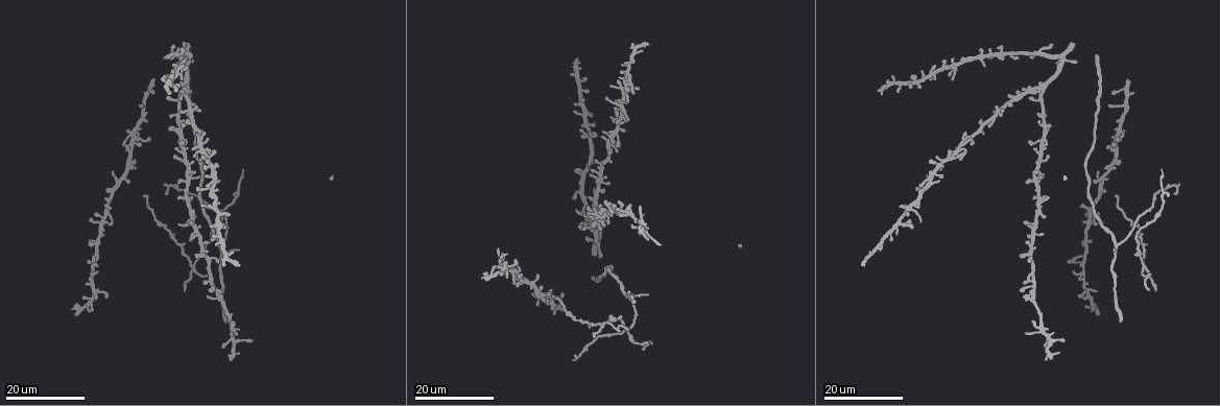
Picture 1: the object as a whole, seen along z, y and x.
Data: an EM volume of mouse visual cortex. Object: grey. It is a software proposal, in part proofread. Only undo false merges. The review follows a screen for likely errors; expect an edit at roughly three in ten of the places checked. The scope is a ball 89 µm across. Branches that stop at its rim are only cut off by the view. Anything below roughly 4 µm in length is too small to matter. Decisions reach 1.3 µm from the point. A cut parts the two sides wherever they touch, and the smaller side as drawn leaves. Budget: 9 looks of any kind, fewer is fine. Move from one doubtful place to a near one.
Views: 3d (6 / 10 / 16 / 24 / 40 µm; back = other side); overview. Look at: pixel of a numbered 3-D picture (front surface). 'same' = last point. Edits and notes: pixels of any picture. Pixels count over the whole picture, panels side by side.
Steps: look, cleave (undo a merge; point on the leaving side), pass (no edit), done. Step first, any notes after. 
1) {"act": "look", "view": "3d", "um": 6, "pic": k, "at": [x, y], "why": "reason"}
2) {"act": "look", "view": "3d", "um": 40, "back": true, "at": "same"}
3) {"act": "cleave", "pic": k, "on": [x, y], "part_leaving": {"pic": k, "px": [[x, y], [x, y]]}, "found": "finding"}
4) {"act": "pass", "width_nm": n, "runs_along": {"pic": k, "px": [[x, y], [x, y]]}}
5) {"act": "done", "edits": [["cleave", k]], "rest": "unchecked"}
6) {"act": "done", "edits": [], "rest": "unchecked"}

{"act": "look", "view": "3d", "um": 24, "pic": 1, "at": [1156, 214]}

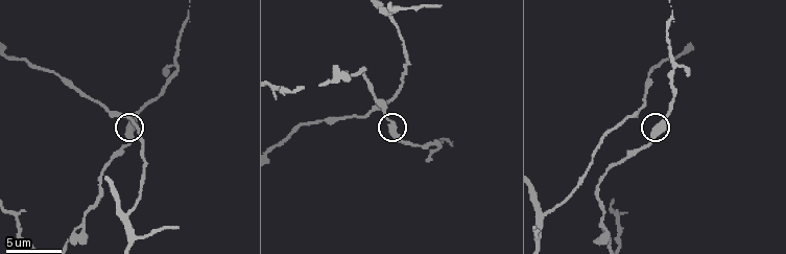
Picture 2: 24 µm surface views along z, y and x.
{"act": "look", "view": "3d", "um": 6, "pic": 2, "at": [655, 130]}

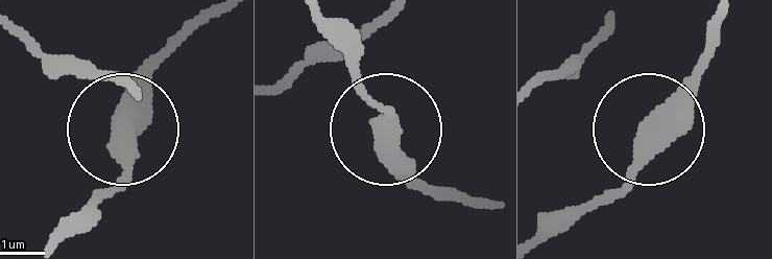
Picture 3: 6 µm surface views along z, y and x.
{"act": "pass", "found": "all the same neuron"}

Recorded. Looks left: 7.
{"act": "look", "view": "3d", "um": 10, "pic": 2, "at": [125, 218]}

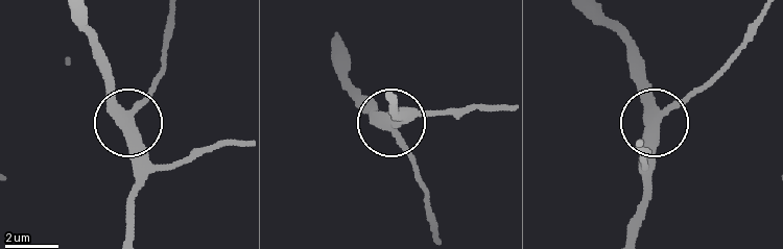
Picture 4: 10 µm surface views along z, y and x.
{"act": "pass", "arms": 3, "runs_along": {"pic": 4, "px": [[71, 11], [96, 46], [125, 126], [139, 191]]}, "found": "all the same neuron"}

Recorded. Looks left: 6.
{"act": "look", "view": "3d", "um": 24, "pic": 1, "at": [189, 265]}

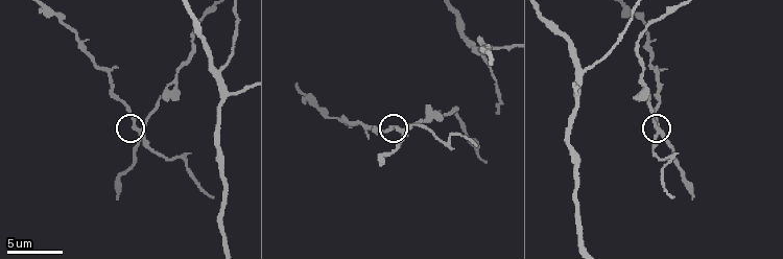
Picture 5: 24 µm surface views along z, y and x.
{"act": "look", "view": "3d", "um": 10, "pic": 5, "at": [137, 130], "why": "zoom in"}

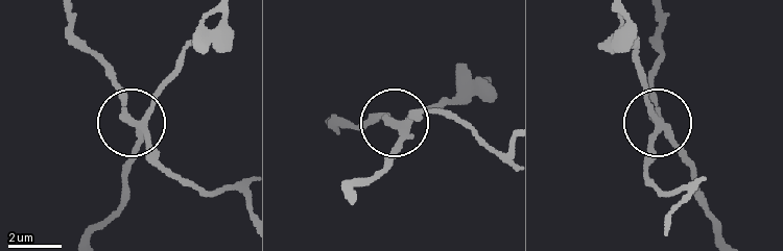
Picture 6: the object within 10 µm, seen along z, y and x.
{"act": "cleave", "pic": 6, "on": [156, 158], "side_arm_um": 8, "part_leaving": {"pic": 6, "px": [[658, 121], [650, 82], [658, 8]]}, "found": "two neurons meet here"}

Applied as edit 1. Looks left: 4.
{"act": "look", "view": "overview", "why": "redraw"}

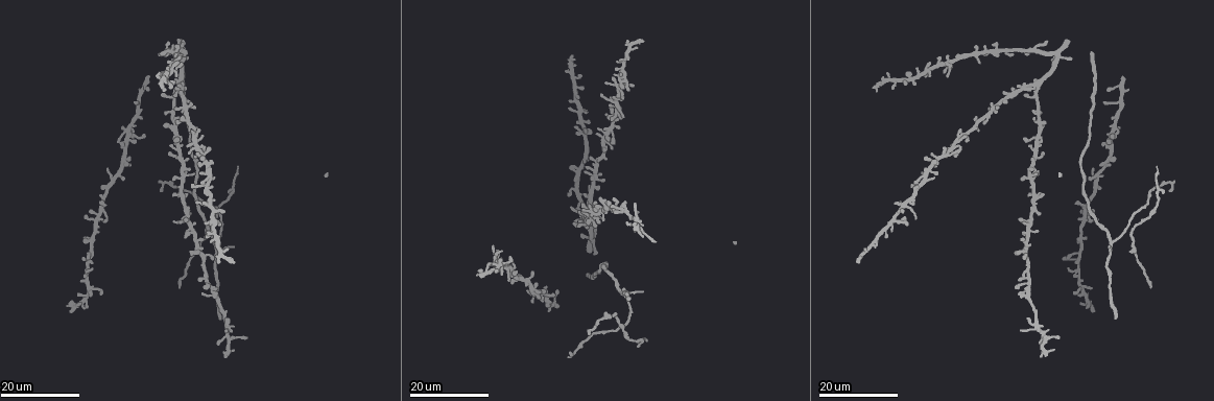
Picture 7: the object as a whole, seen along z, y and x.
{"act": "look", "view": "3d", "um": 16, "pic": 7, "at": [102, 210], "why": "small branch off a trunk"}

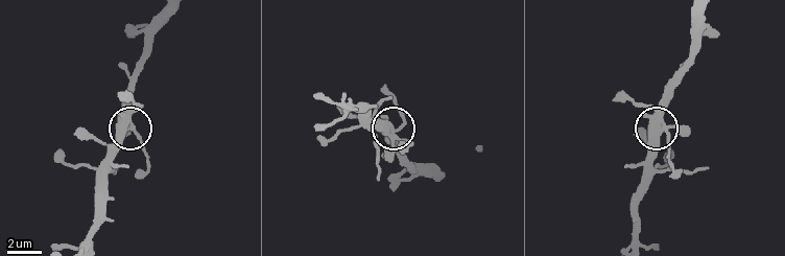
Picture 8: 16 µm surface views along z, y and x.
{"act": "look", "view": "3d", "um": 6, "pic": 8, "at": [662, 131]}

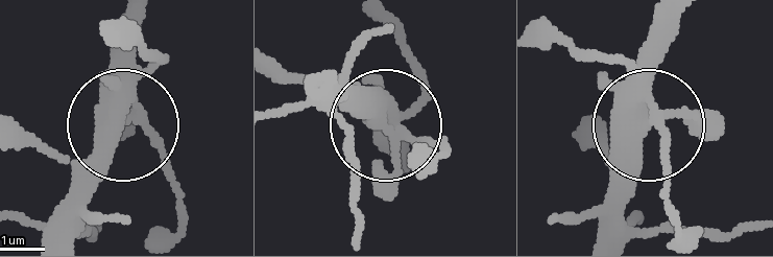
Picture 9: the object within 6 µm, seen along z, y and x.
{"act": "pass", "width_nm": 370, "runs_along": {"pic": 9, "px": [[677, 19], [647, 86], [670, 206]]}, "found": "one neuron here"}

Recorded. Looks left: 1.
{"act": "done", "edits": [["cleave", 6]], "rest": "unchecked"}

